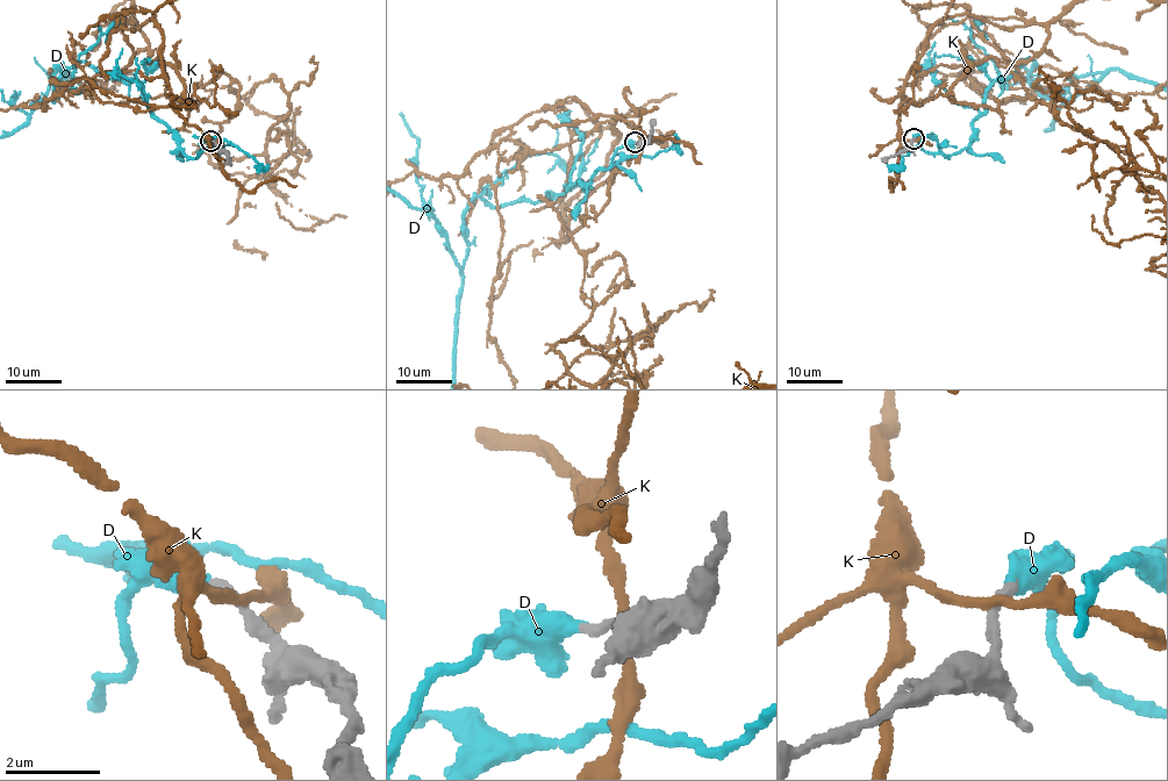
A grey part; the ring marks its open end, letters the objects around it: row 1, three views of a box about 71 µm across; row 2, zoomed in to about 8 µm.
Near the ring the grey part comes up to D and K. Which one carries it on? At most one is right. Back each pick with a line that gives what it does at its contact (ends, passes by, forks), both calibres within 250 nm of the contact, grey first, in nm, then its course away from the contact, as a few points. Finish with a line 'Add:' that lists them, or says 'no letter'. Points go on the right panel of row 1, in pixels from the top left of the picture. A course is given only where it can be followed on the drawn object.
D: it ends | 190/440 nm
Add: D

